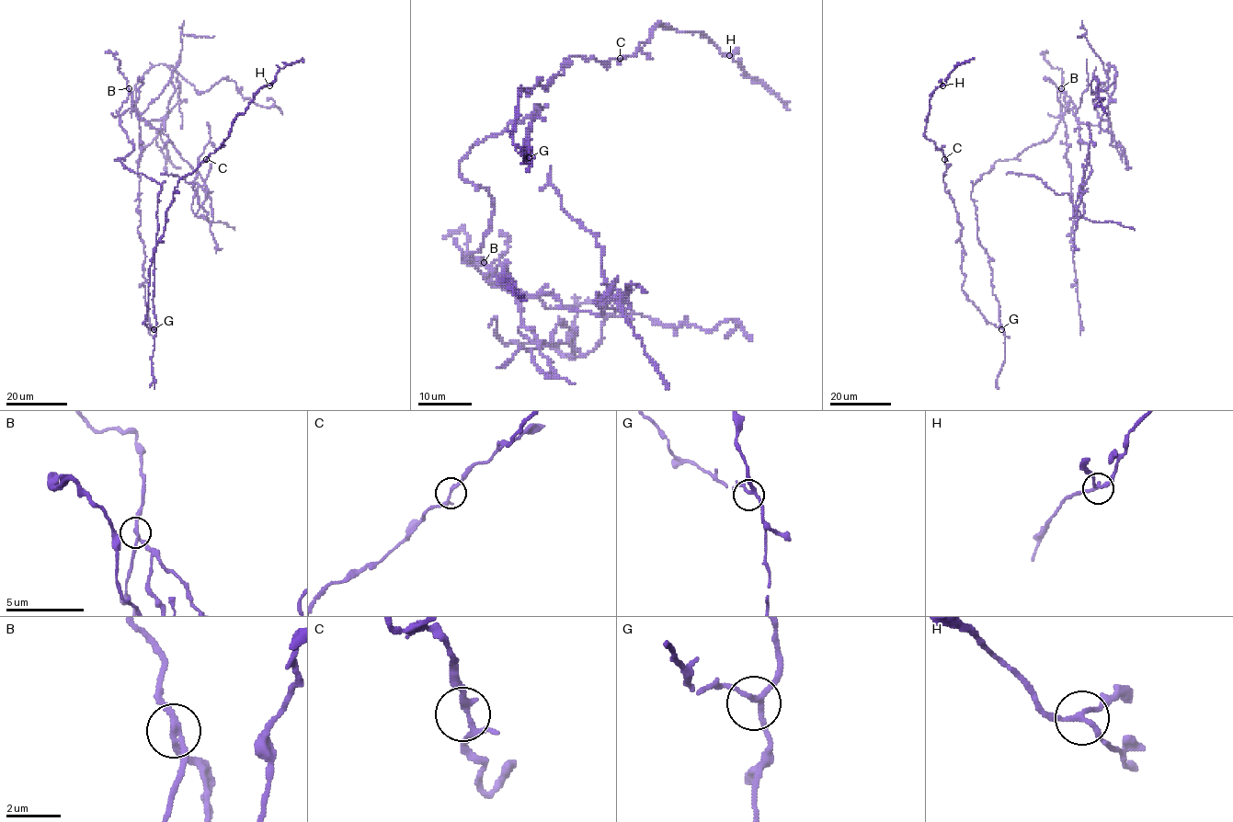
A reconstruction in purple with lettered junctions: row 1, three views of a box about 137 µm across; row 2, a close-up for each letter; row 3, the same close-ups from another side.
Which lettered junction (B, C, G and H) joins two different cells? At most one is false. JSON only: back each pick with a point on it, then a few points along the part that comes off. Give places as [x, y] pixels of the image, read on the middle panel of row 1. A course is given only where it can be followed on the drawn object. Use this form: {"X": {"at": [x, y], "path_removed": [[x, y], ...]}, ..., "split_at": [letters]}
{"B": {"at": [484, 262], "path_removed": [[484, 262], [521, 323], [570, 344], [570, 359], [606, 318], [641, 313], [707, 332], [735, 320], [751, 341]]}, "split_at": ["B"]}

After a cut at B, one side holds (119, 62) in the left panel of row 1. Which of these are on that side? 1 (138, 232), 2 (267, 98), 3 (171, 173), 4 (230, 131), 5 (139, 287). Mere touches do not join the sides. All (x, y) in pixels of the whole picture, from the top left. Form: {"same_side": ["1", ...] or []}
{"same_side": ["4"]}

